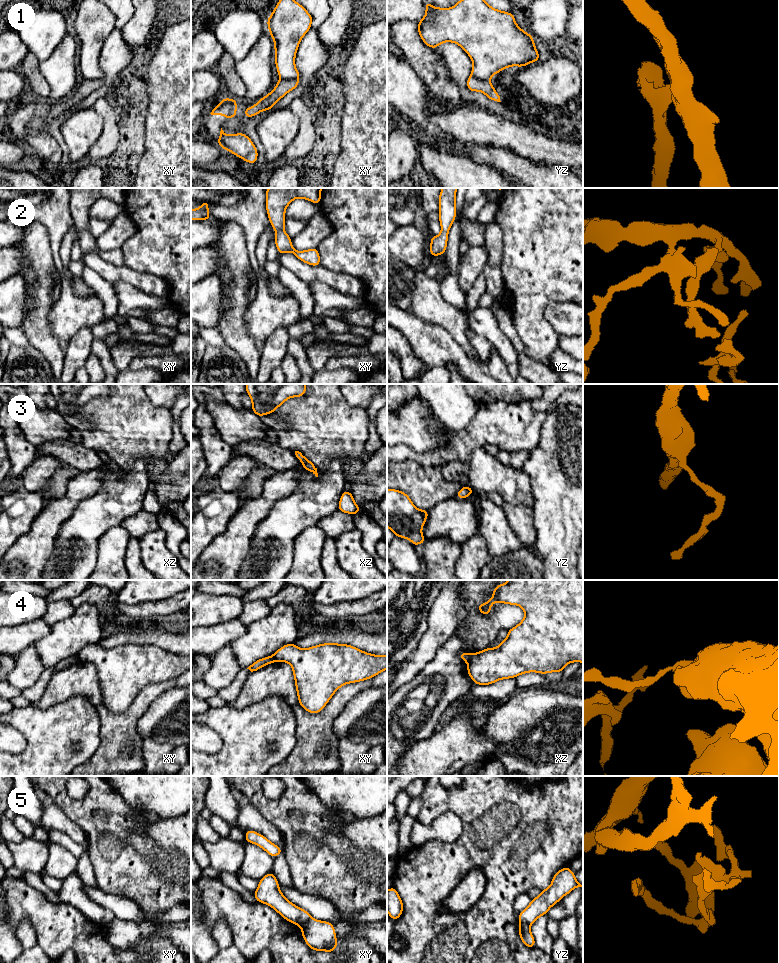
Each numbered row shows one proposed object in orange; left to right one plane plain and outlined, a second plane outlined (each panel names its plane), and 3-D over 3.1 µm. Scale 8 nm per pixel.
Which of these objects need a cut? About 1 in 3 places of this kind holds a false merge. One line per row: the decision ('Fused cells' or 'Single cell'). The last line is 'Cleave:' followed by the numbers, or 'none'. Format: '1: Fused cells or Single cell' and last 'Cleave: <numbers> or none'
1: Fused cells
2: Single cell
3: Single cell
4: Fused cells
5: Fused cells
Cleave: 1, 4, 5

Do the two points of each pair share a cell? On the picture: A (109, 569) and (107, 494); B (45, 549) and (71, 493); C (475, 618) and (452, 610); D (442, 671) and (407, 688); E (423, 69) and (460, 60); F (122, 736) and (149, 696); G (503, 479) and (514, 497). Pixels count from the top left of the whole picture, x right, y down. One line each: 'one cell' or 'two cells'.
A: two cells
B: one cell
C: two cells
D: one cell
E: two cells
F: one cell
G: one cell

